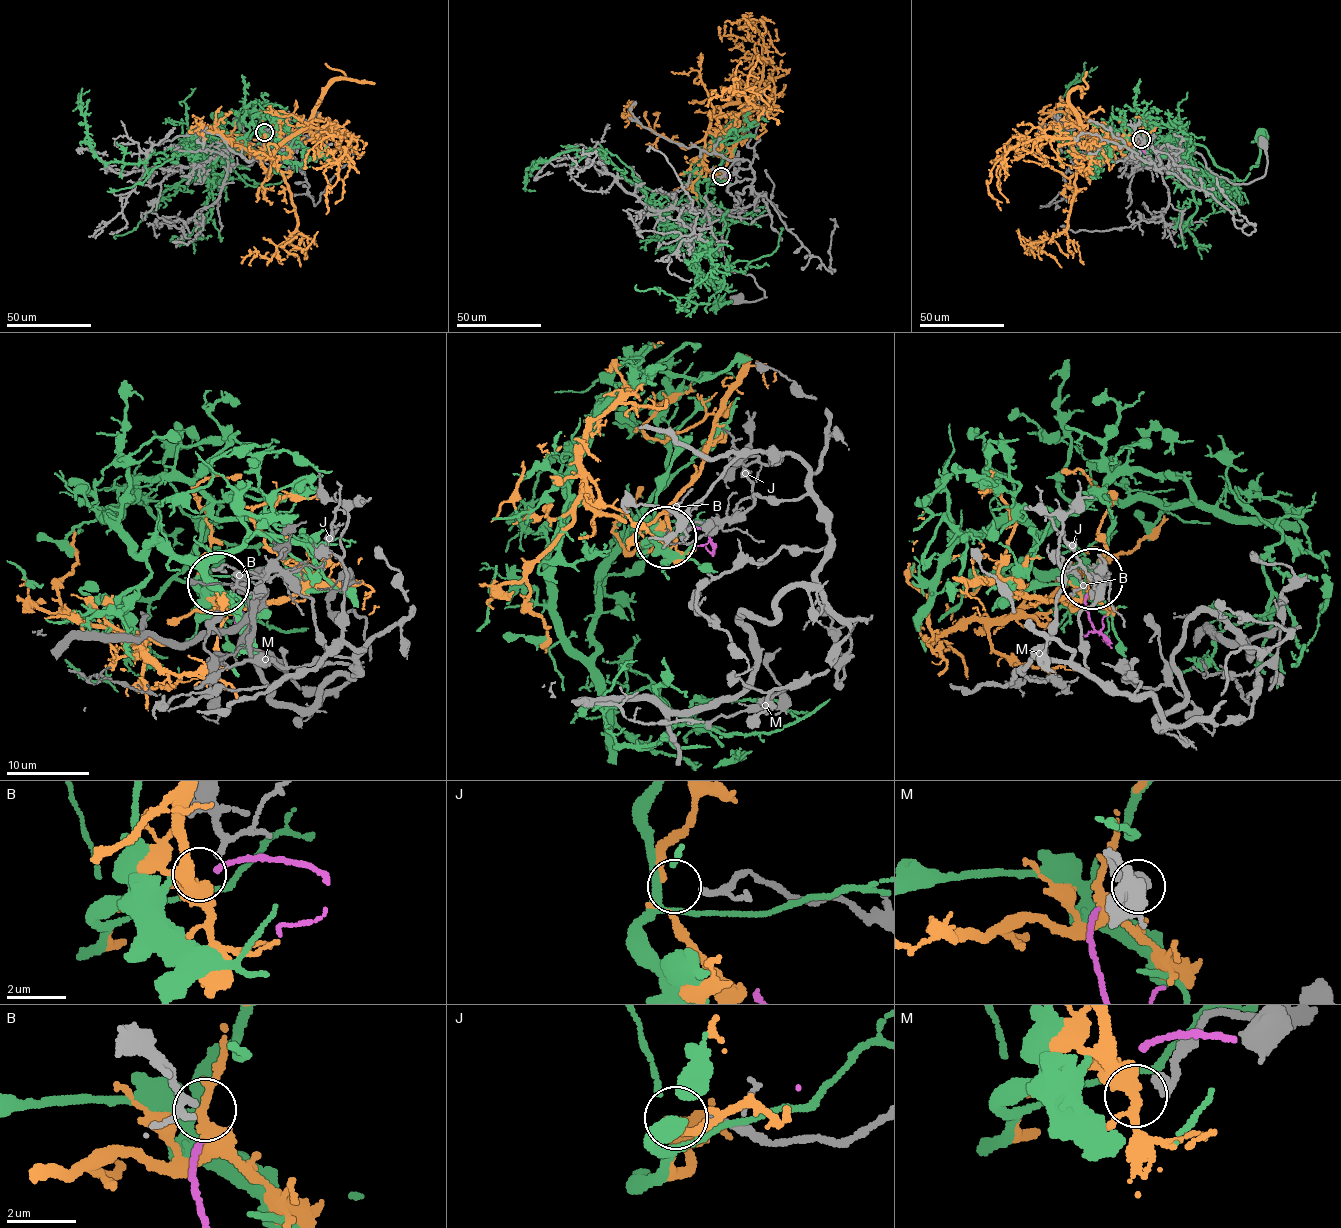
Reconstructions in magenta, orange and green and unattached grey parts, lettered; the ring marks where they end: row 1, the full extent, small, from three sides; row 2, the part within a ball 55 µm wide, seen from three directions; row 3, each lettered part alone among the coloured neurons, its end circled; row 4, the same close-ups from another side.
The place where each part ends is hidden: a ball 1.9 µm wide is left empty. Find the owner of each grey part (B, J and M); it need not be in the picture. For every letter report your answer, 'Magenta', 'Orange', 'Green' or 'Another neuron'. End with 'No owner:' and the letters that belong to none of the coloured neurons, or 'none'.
B: Orange
J: Another neuron
M: Another neuron
No owner: J, M

